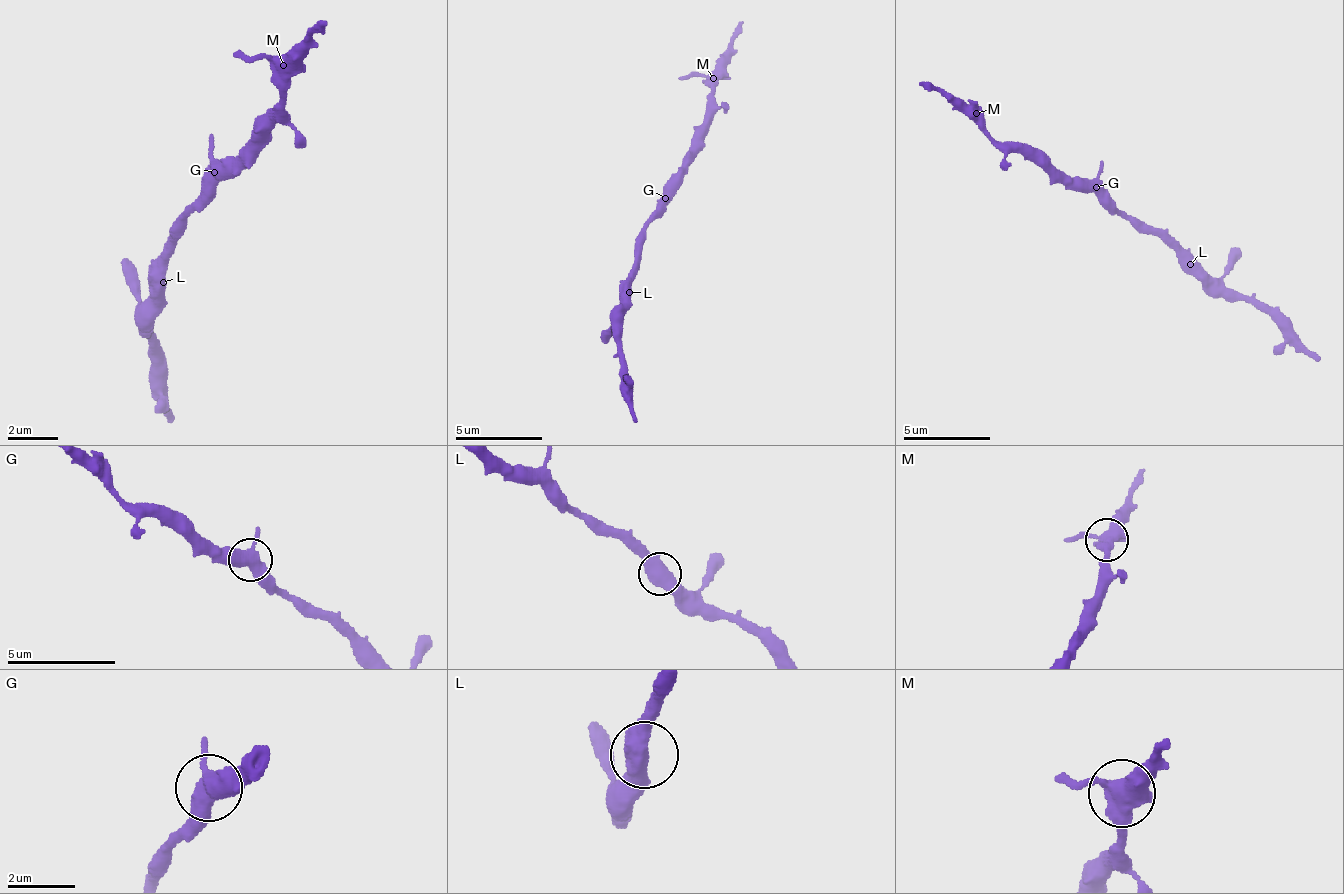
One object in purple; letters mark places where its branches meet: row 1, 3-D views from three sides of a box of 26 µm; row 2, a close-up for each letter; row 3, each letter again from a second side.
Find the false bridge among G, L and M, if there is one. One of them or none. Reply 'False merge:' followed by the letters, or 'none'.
False merge: none

